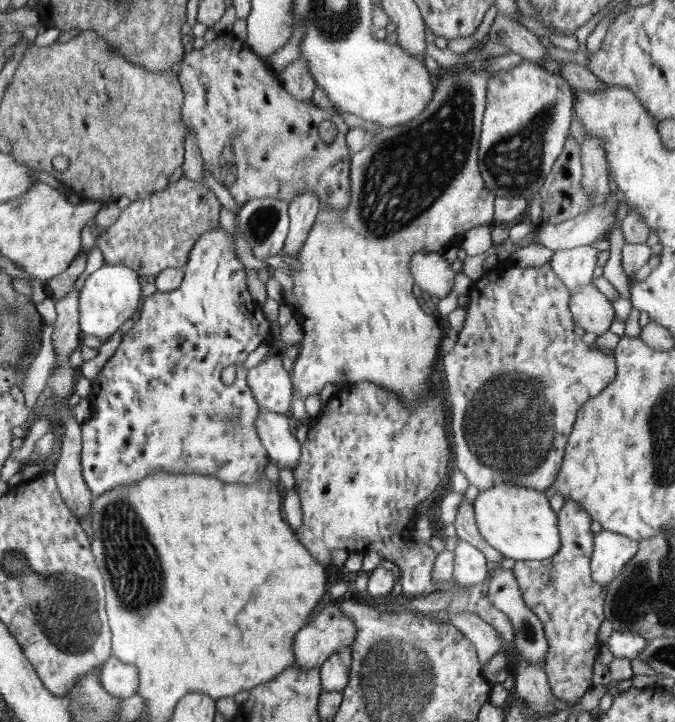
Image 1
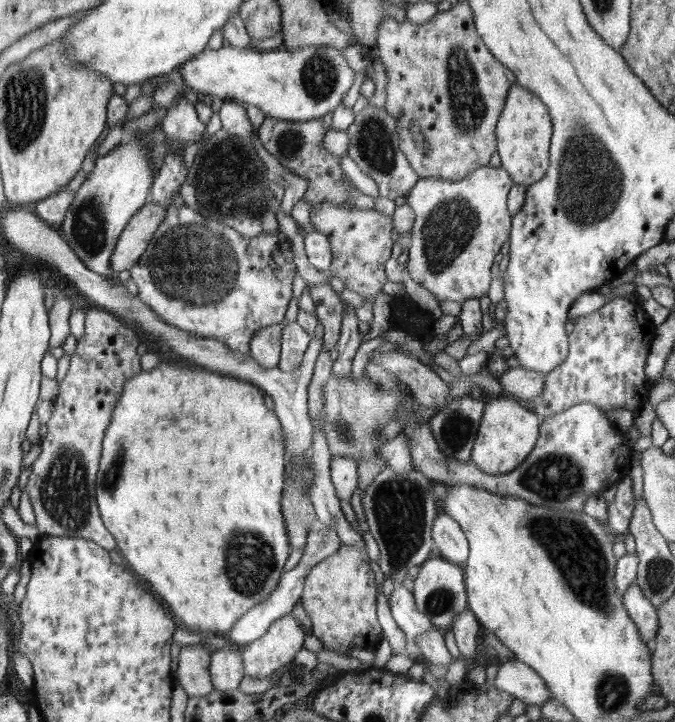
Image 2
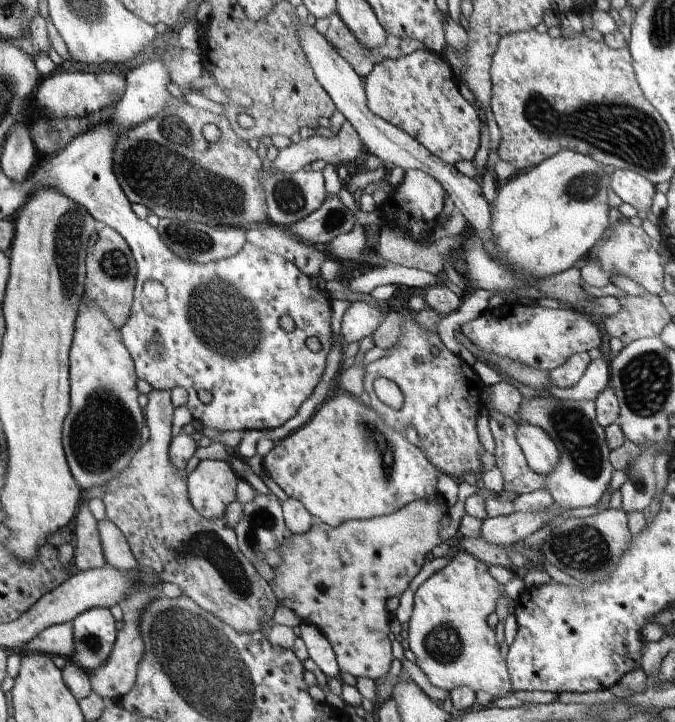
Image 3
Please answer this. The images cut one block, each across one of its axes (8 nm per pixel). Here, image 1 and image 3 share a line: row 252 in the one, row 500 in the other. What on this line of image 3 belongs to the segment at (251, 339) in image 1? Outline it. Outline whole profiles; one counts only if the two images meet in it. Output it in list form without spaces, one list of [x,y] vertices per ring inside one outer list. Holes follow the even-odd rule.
[[[201,460],[185,480],[193,508],[207,520],[223,518],[227,506],[235,502],[237,478],[221,460]]]

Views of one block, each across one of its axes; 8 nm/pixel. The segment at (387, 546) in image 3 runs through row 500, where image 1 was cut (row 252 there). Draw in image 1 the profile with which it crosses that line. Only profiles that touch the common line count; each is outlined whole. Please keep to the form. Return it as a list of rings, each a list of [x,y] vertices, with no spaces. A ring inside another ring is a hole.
[[[417,252],[409,258],[409,272],[413,282],[431,298],[445,298],[453,288],[453,268],[445,262],[441,252]]]

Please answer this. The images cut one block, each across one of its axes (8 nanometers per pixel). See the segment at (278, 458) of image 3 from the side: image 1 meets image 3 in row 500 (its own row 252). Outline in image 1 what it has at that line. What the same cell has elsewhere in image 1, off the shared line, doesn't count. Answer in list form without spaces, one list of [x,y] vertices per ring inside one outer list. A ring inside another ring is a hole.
[[[455,66],[455,68],[447,68],[439,74],[439,78],[433,82],[435,90],[433,90],[433,98],[431,102],[425,106],[425,110],[413,118],[411,122],[407,122],[407,126],[393,126],[393,128],[381,128],[379,134],[373,134],[371,144],[363,146],[361,152],[355,152],[349,156],[349,166],[351,166],[351,198],[349,198],[349,206],[347,210],[333,210],[329,206],[321,206],[319,214],[311,226],[311,232],[305,238],[305,244],[301,246],[301,252],[297,256],[297,264],[293,266],[293,296],[295,302],[299,304],[299,324],[303,330],[303,342],[299,348],[299,356],[293,362],[293,370],[291,374],[291,384],[293,384],[293,398],[307,398],[311,394],[321,394],[321,390],[325,388],[325,384],[343,384],[343,386],[351,386],[351,384],[359,384],[359,382],[373,382],[377,386],[383,386],[385,390],[391,390],[393,394],[397,394],[401,400],[405,402],[413,402],[417,398],[423,398],[427,388],[431,386],[431,374],[433,374],[433,362],[437,358],[437,346],[441,344],[441,336],[439,336],[439,326],[437,326],[437,318],[425,316],[413,296],[413,278],[409,272],[409,258],[417,252],[441,252],[443,248],[447,248],[449,244],[459,244],[465,238],[465,232],[477,226],[489,226],[493,222],[493,212],[495,212],[495,194],[487,190],[485,182],[481,180],[479,172],[477,172],[477,160],[479,160],[479,136],[481,136],[481,122],[483,122],[483,112],[485,112],[485,94],[487,94],[487,80],[491,78],[491,74],[485,74],[483,70],[475,68],[473,72],[467,72],[469,66]]]

